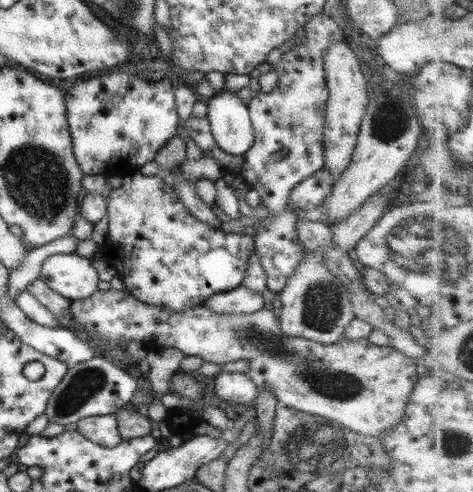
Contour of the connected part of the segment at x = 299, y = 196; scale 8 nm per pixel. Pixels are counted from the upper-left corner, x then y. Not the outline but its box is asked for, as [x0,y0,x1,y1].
[289,168,334,211]

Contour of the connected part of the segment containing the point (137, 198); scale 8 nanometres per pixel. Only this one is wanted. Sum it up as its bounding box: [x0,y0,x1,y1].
[101,172,254,312]

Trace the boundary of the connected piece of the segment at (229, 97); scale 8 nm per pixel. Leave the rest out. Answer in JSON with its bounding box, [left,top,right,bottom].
[205,92,253,156]

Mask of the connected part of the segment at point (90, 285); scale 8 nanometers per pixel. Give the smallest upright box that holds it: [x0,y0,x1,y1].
[40,254,97,300]

